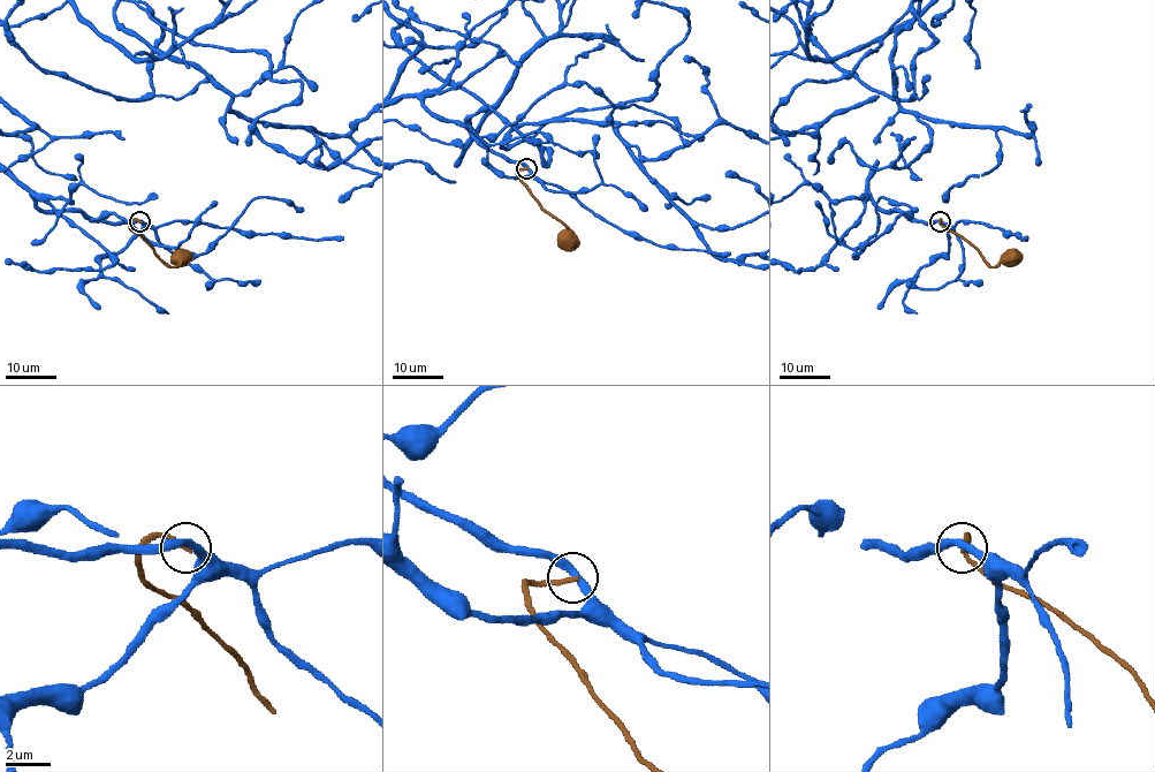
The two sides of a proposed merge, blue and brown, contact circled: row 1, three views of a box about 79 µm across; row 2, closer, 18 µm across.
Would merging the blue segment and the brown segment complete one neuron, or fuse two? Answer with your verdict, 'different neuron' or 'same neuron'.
different neuron

